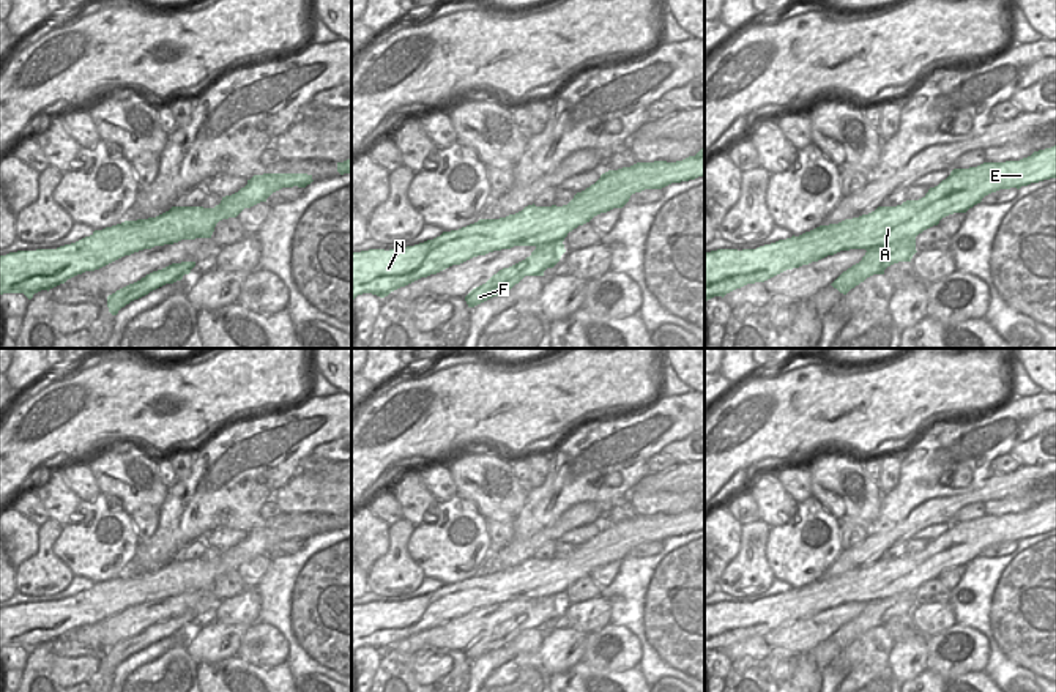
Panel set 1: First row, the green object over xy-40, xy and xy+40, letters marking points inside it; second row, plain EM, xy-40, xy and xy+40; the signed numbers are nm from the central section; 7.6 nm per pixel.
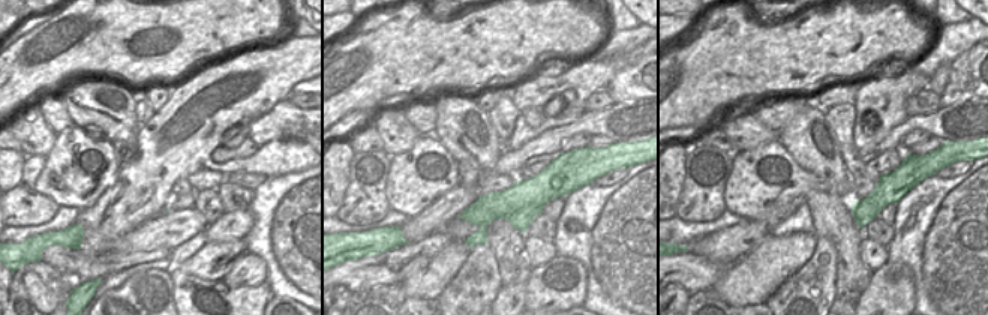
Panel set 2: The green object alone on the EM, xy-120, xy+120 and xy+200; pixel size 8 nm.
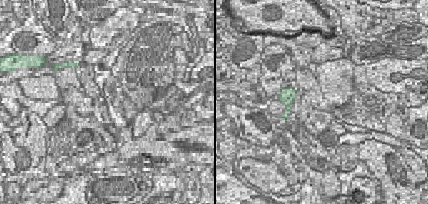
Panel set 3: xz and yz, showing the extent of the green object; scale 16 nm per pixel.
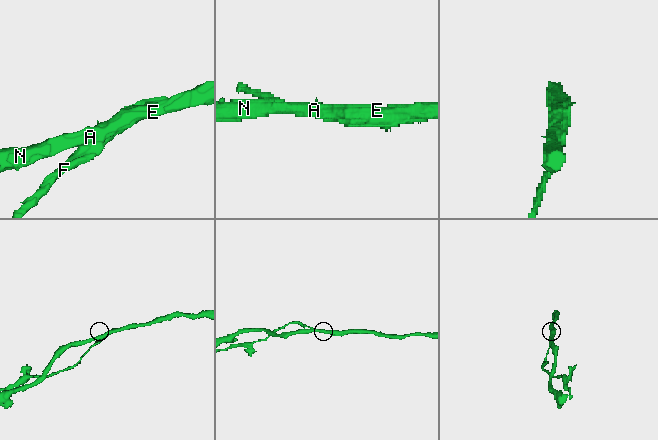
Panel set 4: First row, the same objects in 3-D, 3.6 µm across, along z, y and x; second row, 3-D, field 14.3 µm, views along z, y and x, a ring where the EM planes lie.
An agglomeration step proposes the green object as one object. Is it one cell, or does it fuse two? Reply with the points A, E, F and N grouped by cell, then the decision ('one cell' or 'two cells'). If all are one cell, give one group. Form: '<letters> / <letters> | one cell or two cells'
A E N / F | two cells

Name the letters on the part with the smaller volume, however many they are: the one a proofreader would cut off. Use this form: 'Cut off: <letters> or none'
Cut off: F

